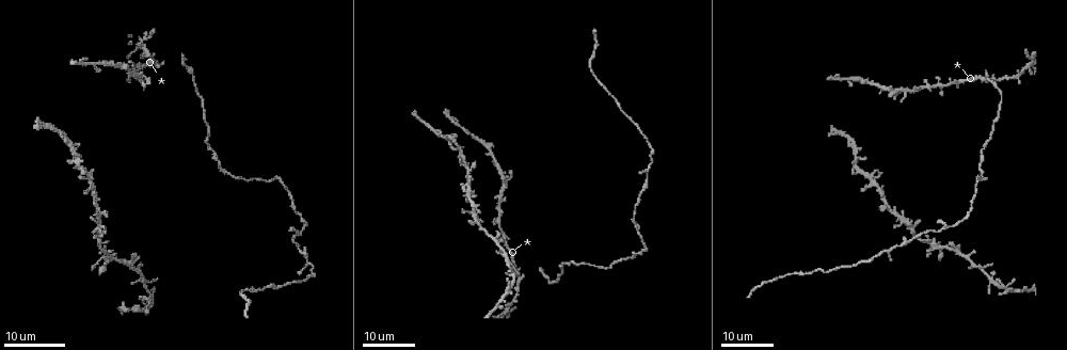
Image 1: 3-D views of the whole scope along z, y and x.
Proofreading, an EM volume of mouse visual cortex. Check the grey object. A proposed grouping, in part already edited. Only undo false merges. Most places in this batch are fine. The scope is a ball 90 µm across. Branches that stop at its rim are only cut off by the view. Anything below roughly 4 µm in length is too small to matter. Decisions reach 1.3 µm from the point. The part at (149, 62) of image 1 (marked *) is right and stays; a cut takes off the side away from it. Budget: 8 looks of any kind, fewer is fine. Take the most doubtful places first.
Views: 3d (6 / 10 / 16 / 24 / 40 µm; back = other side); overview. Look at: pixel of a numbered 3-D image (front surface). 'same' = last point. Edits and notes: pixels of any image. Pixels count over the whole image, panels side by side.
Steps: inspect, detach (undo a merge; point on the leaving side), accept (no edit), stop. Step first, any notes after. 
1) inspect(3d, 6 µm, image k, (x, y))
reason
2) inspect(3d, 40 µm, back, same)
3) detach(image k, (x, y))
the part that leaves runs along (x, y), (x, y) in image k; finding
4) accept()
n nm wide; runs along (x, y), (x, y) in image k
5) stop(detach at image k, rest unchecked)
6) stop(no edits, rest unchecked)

inspect(3d, 24 µm, image 1, (143, 41))
four or more arms meet

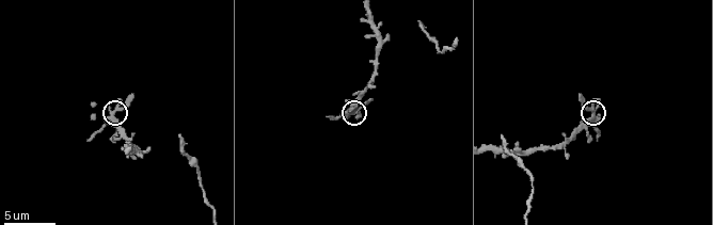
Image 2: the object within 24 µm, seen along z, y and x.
inspect(3d, 6 µm, image 2, (352, 114))

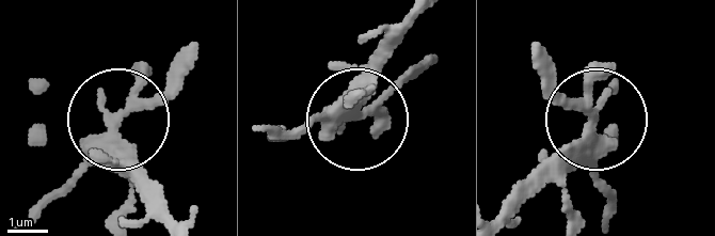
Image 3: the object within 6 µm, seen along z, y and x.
accept()
4 arms; runs along (172, 214), (122, 122), (186, 64) in image 3; all the same neuron

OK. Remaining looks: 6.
inspect(3d, 16 µm, image 2, (385, 42))

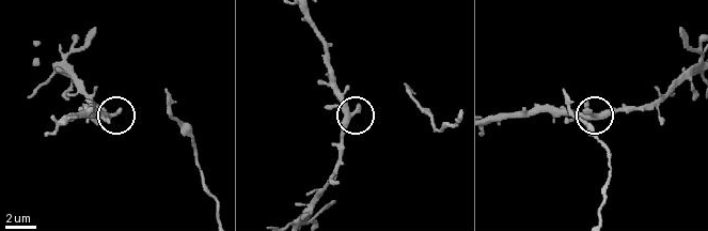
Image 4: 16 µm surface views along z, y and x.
inspect(3d, 6 µm, image 4, (593, 112))

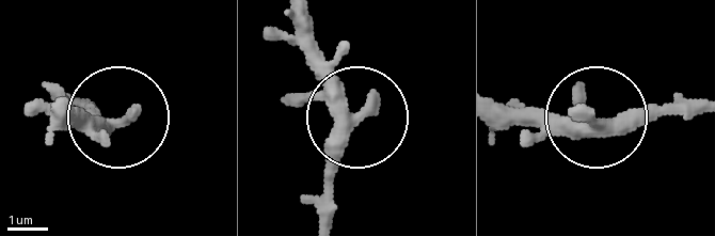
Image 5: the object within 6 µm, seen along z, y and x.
accept()
runs along (499, 111), (621, 122), (689, 111) in image 5; continuous, no second neuron

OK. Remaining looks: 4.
inspect(3d, 24 µm, image 1, (643, 190))
three arms meet

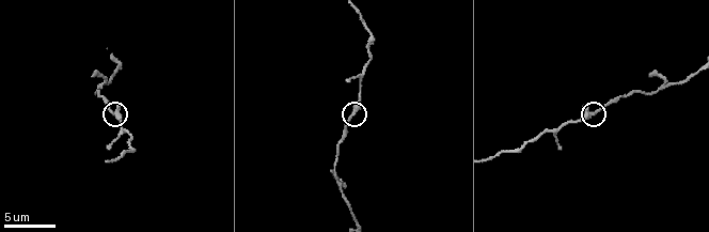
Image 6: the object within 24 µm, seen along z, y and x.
inspect(3d, 10 µm, image 6, (353, 116))

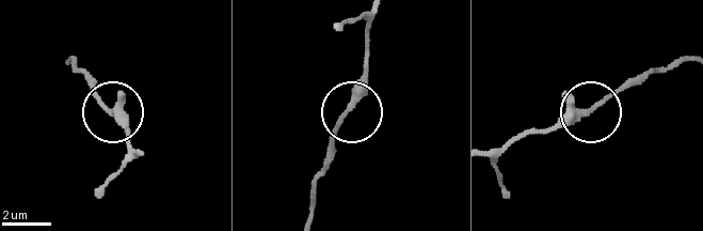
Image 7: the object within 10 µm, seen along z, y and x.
accept()
3 arms; runs along (314, 213), (314, 188), (334, 127), (368, 62) in image 7; continuous, no second neuron

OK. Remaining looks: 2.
inspect(3d, 24 µm, image 1, (992, 277))
thick turns thin

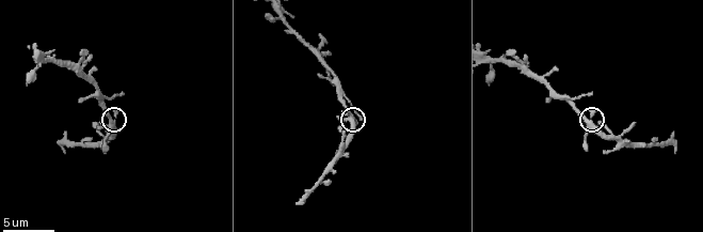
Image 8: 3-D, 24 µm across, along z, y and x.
inspect(3d, 6 µm, image 8, (589, 121))

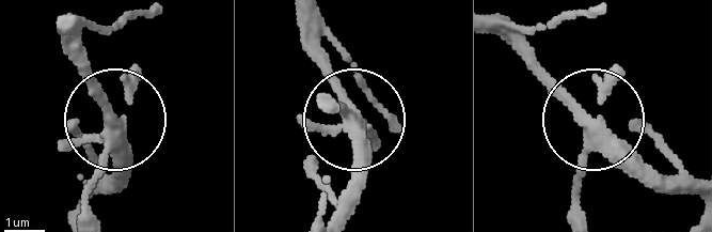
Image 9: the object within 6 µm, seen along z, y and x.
accept()
runs along (299, 26), (353, 118), (357, 197) in image 9; continuous, no second neuron

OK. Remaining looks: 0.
stop(no edits, rest unchecked)

